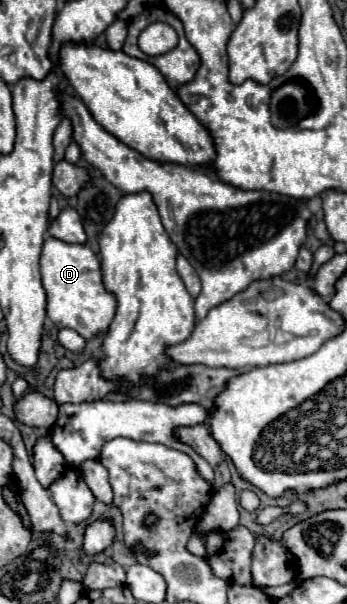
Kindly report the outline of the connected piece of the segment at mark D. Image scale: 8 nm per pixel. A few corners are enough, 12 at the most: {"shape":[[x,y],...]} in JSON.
{"shape":[[46,239],[46,315],[86,341],[116,297],[86,245]]}

